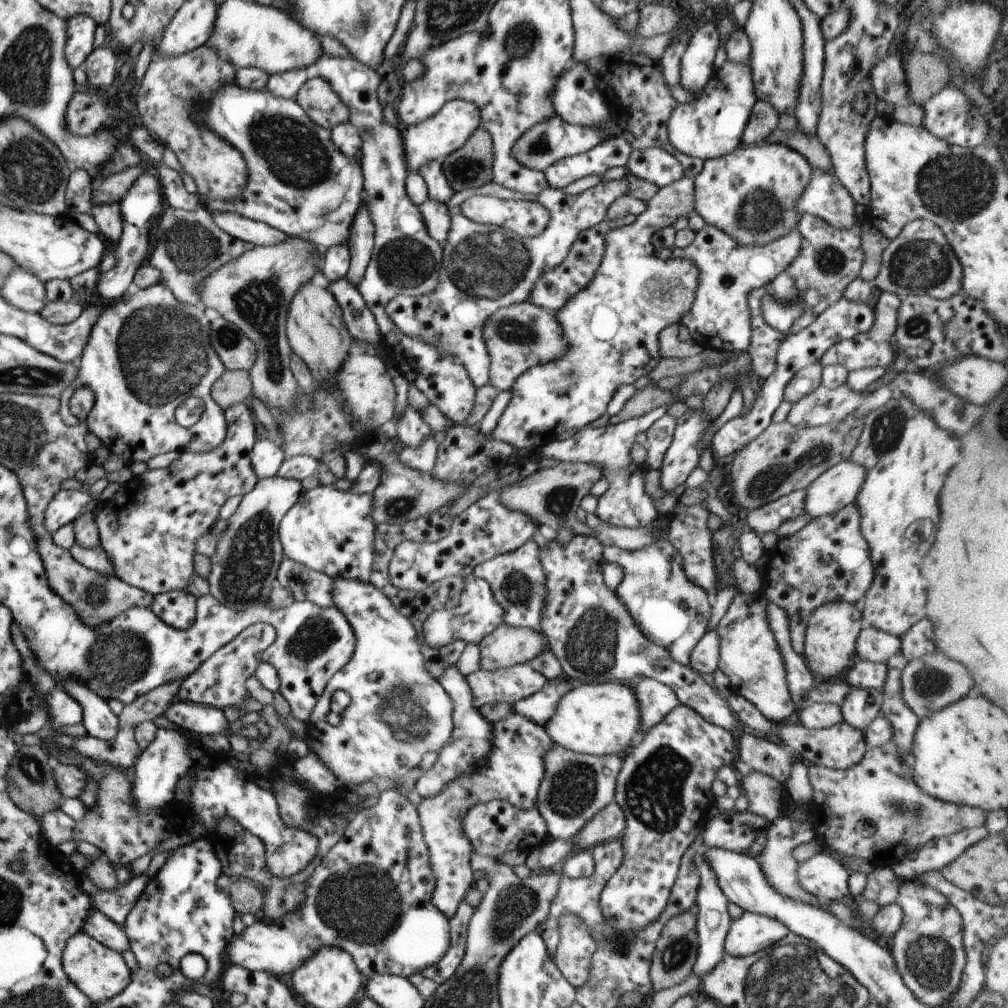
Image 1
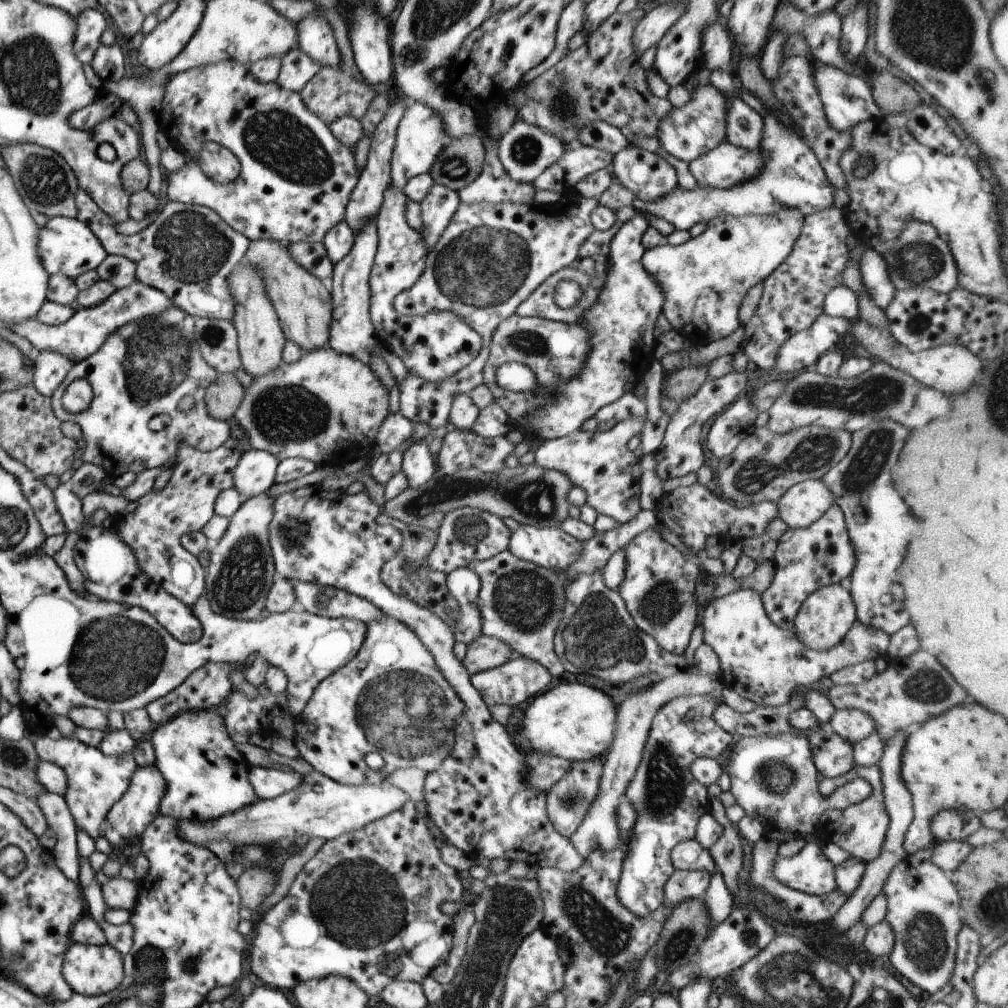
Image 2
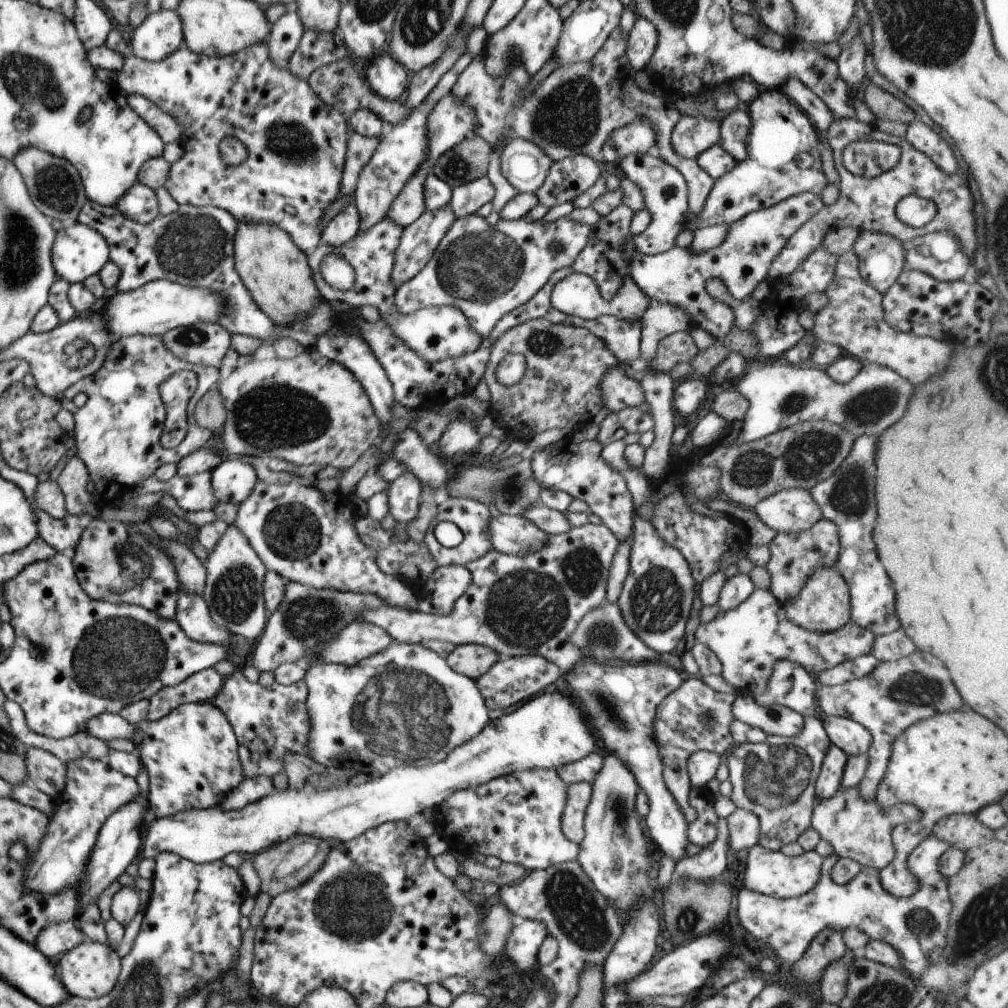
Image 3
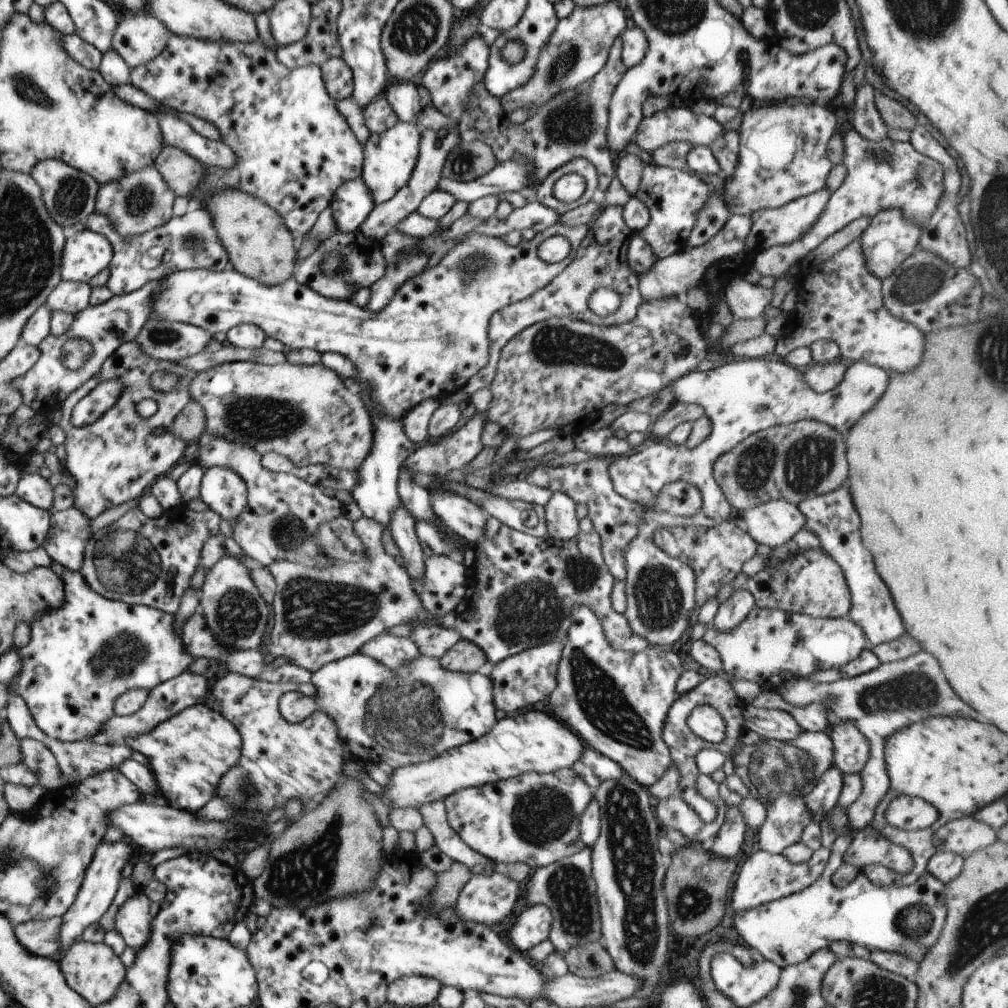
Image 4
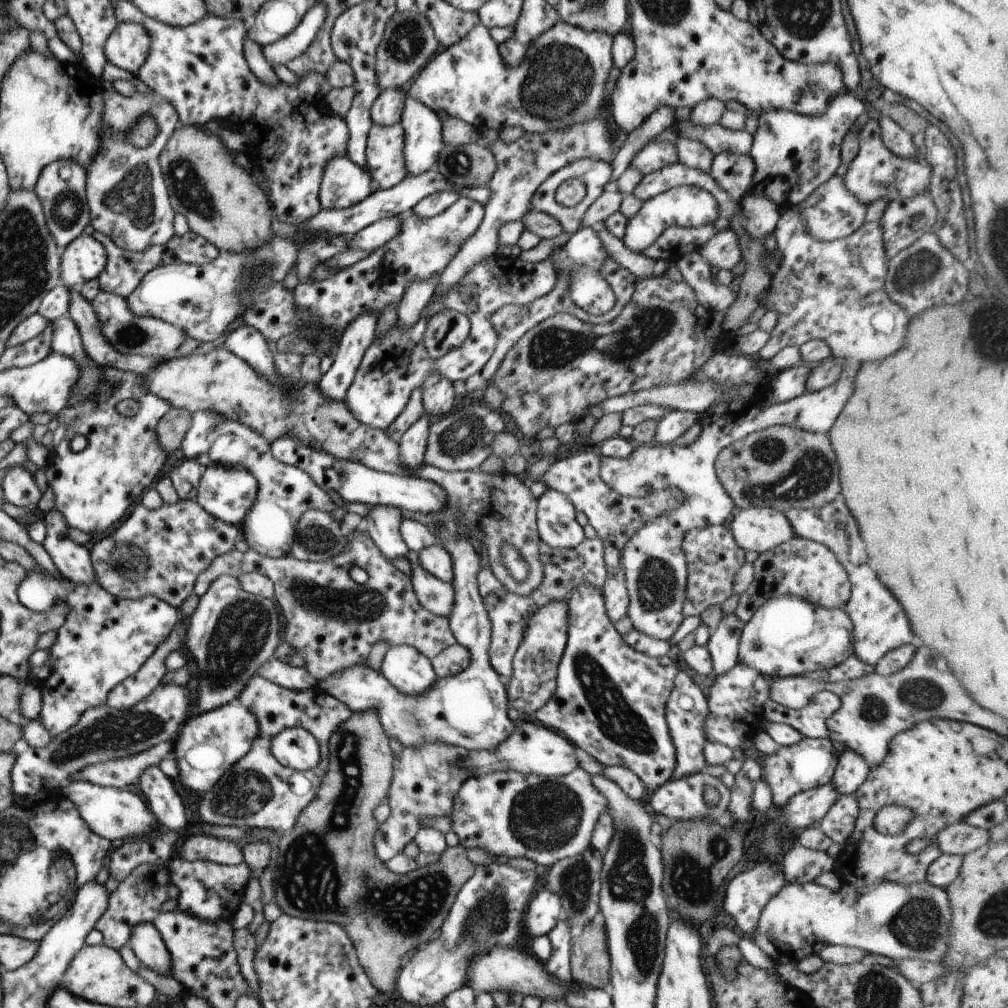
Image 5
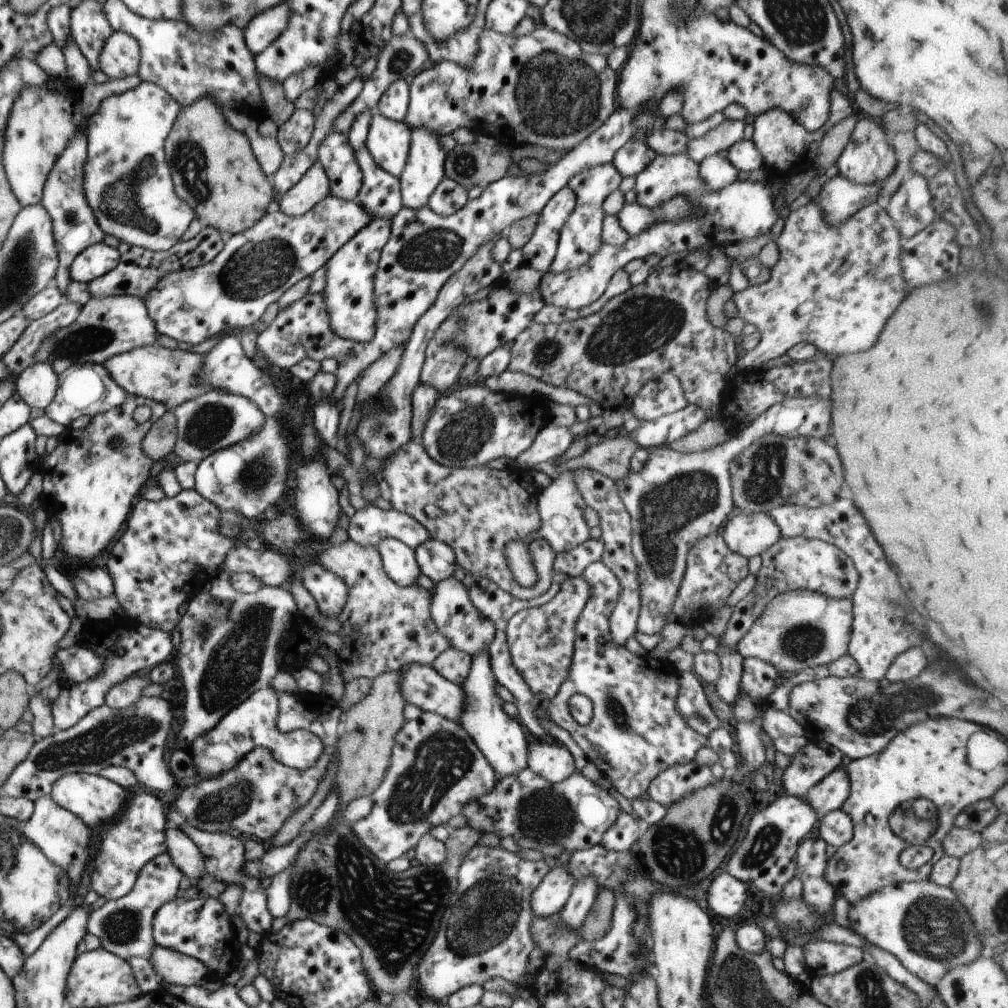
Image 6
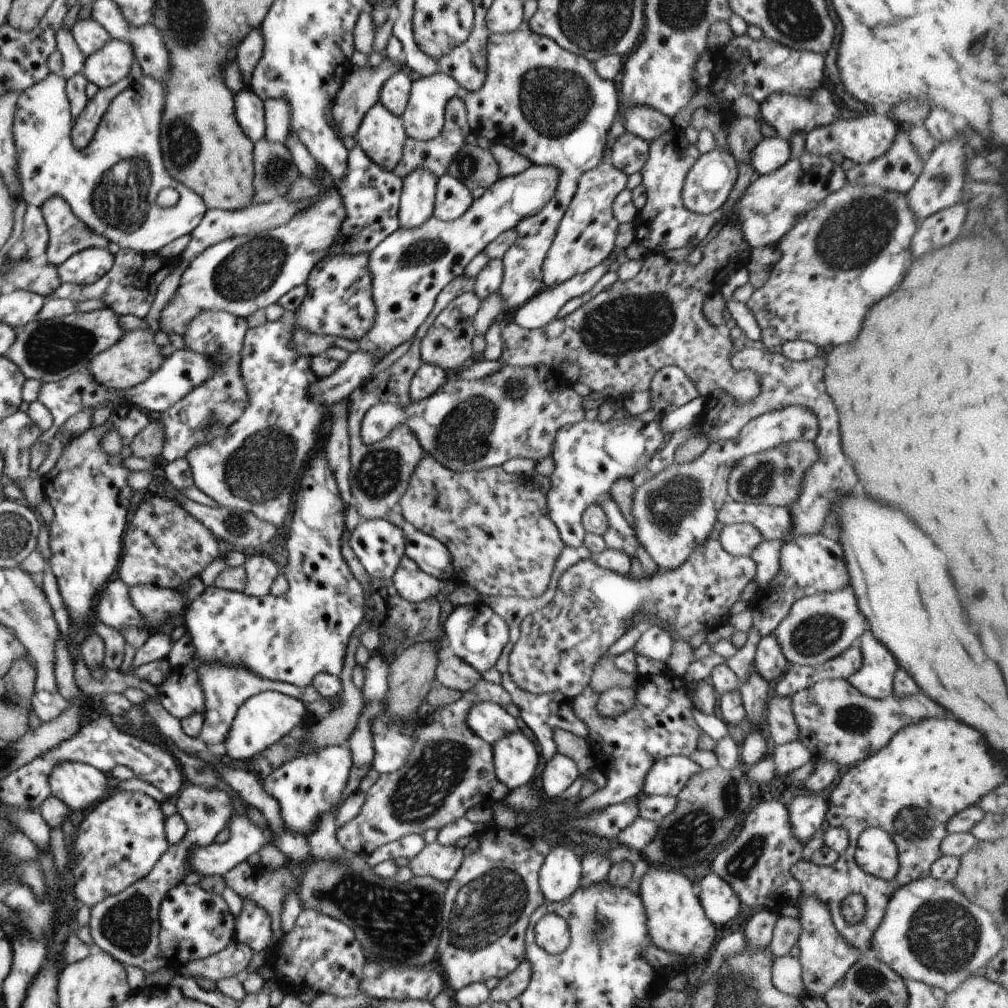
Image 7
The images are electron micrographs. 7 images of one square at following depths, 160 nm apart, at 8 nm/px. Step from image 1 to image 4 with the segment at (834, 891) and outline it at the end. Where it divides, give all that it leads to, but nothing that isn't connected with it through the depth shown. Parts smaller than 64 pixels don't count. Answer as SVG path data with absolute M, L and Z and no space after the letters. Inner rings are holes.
M819 846L811 853L808 861L793 864L781 854L774 855L758 849L746 858L743 864L741 864L739 872L737 872L737 879L730 893L729 906L731 911L755 908L775 899L802 891L817 880L828 856L829 849Z

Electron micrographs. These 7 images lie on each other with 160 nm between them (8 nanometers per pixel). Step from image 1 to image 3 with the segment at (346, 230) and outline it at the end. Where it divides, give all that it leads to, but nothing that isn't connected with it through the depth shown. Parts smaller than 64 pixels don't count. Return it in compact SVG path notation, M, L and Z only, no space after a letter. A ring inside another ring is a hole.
M259 43L249 48L240 50L232 55L222 57L208 57L197 53L192 53L187 47L179 48L160 61L142 61L135 55L124 58L121 70L116 73L116 83L124 94L140 94L143 98L151 100L157 108L171 115L173 120L181 126L181 137L177 140L182 146L182 155L174 162L170 163L168 175L163 183L163 187L169 196L180 205L191 205L194 207L215 207L230 212L230 215L237 223L254 225L265 223L275 225L289 235L289 238L296 244L296 247L304 253L311 253L320 242L322 227L319 225L323 212L327 206L340 196L340 186L342 181L342 168L346 159L346 144L350 129L347 127L346 118L334 108L321 102L313 91L309 88L306 80L298 79L285 69L278 69L269 60L268 50L265 43ZM221 139L237 139L246 148L246 159L239 166L229 167L225 165L219 156L218 148Z

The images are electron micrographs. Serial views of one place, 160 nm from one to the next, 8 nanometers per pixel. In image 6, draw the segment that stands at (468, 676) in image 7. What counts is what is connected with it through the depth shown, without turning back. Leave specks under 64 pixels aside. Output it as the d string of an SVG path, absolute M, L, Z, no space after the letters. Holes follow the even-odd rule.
M448 647L429 666L447 682L461 686L461 684L465 684L465 678L469 676L471 658L465 652L459 652L455 648Z

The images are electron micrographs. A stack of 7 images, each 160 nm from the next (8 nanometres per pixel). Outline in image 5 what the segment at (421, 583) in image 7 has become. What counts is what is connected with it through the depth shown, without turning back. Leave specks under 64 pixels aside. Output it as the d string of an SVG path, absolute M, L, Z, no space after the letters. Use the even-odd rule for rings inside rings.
M379 505L372 507L363 519L362 527L387 562L407 556L407 546L399 534L401 520L397 507Z

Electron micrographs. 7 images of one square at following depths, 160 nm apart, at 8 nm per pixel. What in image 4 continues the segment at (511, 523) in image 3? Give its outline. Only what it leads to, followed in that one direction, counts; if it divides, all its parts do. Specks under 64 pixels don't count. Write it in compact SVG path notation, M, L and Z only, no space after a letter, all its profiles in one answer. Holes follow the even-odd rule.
M429 490L432 512L444 526L468 543L485 539L488 514L476 504L451 493L433 493Z

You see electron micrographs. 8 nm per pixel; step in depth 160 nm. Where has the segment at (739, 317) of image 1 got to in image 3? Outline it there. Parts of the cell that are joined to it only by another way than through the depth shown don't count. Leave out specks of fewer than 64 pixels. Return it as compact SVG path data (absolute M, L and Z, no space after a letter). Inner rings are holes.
M799 193L773 206L747 213L743 218L728 225L725 238L721 241L721 244L703 252L693 252L689 248L677 246L673 246L669 250L656 255L642 255L634 250L628 273L634 282L637 283L637 286L651 299L677 308L681 306L688 316L687 329L702 328L715 340L721 340L734 326L733 311L729 305L727 306L724 303L713 300L707 295L703 285L705 280L713 277L719 278L725 288L727 288L727 292L734 299L745 300L755 290L755 286L765 280L771 261L785 246L786 240L823 205L817 195L813 193Z

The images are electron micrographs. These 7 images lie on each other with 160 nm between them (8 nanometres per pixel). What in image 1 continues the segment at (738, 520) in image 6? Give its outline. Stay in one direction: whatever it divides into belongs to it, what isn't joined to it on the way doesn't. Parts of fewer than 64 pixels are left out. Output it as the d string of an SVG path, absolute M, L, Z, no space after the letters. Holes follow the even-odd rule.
M849 459L834 464L805 488L804 514L809 514L814 519L837 512L845 505L853 503L865 477L866 470L861 464Z

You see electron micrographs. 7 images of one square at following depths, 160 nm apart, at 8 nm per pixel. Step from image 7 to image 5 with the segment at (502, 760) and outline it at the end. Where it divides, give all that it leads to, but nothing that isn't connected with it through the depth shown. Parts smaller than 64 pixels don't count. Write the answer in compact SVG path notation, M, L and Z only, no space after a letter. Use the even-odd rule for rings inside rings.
M437 528L433 533L447 554L451 556L453 584L453 608L448 618L448 628L456 643L469 652L467 668L455 676L439 679L427 688L423 694L405 696L397 692L380 672L374 672L365 664L355 664L353 668L345 668L335 676L319 680L317 688L328 696L333 696L350 712L368 712L375 708L381 730L387 738L398 740L402 746L415 746L423 742L449 744L463 751L491 750L505 742L514 723L507 718L507 694L505 685L489 665L489 644L491 642L491 622L478 594L476 575L479 573L479 556L469 542L457 532L447 528Z

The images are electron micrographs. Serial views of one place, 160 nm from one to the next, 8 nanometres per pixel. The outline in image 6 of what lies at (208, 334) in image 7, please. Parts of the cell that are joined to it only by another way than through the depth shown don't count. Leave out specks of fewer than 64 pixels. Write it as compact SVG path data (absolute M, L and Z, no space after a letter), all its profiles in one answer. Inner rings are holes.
M218 389L207 390L192 400L175 406L172 410L177 428L173 453L183 462L192 461L196 464L213 452L245 440L249 432L257 432L264 418L257 406L247 398Z

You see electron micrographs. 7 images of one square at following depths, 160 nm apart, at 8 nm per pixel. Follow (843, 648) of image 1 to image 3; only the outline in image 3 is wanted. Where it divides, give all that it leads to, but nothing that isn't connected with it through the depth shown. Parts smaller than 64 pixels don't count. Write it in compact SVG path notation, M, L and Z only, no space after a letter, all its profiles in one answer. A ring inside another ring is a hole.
M818 566L818 568L809 575L806 583L802 585L802 589L798 592L798 595L792 601L779 603L779 606L782 608L785 618L789 620L789 622L792 622L794 625L810 633L830 633L836 631L850 621L848 586L837 570L831 567L821 569L820 566Z

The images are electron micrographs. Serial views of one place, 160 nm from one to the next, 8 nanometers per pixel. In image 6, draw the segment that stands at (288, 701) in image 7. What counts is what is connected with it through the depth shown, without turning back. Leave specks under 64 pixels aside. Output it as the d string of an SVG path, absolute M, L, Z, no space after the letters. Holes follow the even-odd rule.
M266 687L244 699L238 706L227 712L215 728L205 732L203 736L191 742L187 748L193 761L196 774L202 779L211 776L217 777L228 772L243 756L250 752L252 747L262 747L271 750L271 755L276 762L295 768L305 770L315 764L315 761L323 751L323 744L319 738L307 730L301 728L288 733L280 733L275 727L279 706L277 706L277 690Z

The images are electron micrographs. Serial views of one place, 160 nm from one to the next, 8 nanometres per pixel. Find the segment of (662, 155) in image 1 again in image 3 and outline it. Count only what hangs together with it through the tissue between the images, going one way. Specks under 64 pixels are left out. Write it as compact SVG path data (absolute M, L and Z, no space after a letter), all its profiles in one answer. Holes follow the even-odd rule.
M648 153L621 157L616 164L621 168L623 176L638 188L644 202L644 209L650 216L647 228L638 235L631 236L634 250L642 255L656 255L669 250L675 246L675 237L684 226L684 212L688 210L686 184L681 173L659 157L650 156Z

